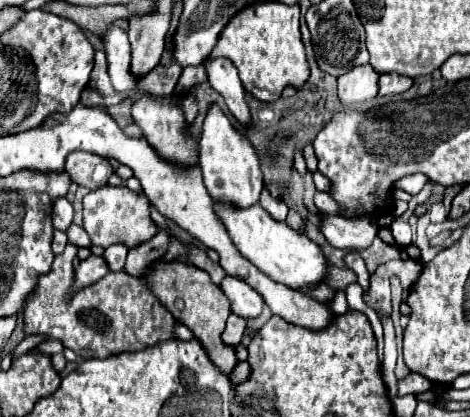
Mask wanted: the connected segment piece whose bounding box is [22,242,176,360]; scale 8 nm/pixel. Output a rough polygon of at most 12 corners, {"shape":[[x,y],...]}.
{"shape":[[68,242],[22,308],[26,336],[84,360],[174,338],[176,320],[124,270],[70,294]]}

